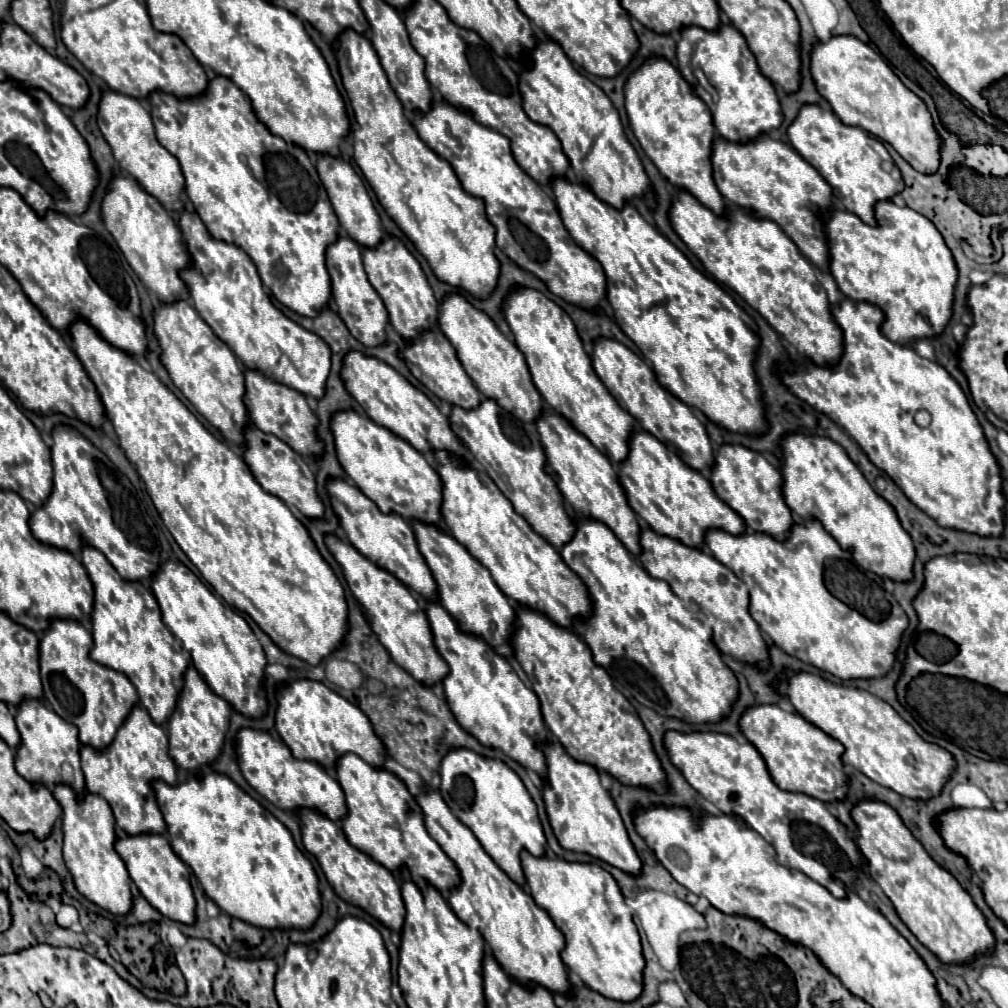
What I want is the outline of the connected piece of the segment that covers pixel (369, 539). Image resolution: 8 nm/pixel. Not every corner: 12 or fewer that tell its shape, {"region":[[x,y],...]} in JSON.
{"region":[[345,480],[327,484],[351,544],[429,602],[415,532]]}

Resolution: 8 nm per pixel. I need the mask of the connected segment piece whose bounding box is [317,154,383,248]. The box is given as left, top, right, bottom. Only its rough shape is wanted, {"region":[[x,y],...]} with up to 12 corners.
{"region":[[319,154],[317,172],[343,232],[375,248],[381,220],[363,180]]}

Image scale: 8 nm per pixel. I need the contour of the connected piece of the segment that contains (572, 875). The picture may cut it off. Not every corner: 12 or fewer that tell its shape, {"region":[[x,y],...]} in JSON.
{"region":[[521,854],[587,988],[633,1002],[645,958],[615,878]]}

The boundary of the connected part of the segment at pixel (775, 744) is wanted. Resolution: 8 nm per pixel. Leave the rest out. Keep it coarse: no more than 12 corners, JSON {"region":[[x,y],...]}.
{"region":[[775,704],[739,722],[773,782],[845,800],[843,744]]}

